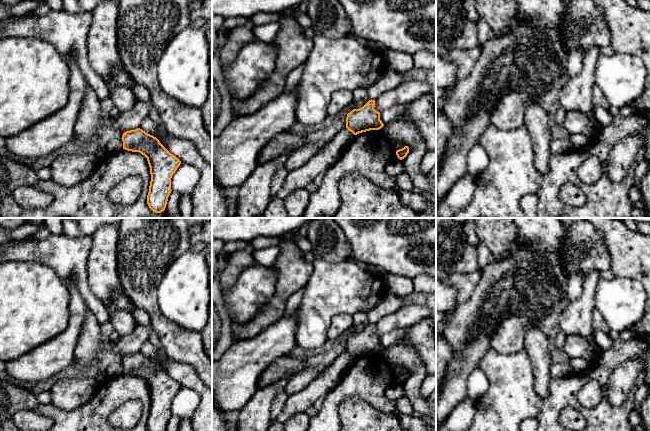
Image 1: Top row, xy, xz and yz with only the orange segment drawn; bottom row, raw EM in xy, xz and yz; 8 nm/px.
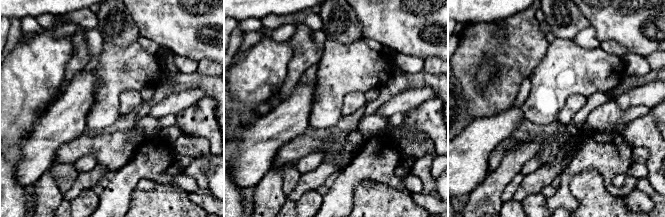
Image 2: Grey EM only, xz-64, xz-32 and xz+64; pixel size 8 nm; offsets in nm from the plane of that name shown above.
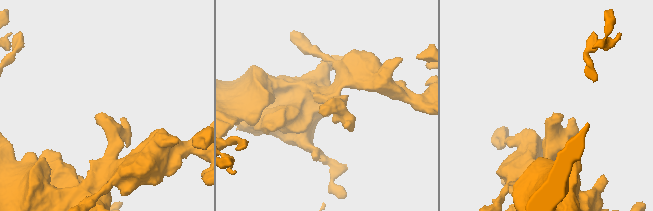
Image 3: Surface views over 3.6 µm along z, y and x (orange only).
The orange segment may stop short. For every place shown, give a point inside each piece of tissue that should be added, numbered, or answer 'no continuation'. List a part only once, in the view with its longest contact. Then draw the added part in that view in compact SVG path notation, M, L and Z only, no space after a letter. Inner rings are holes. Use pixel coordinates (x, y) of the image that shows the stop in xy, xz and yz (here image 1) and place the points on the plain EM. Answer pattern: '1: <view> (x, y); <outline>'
no continuation

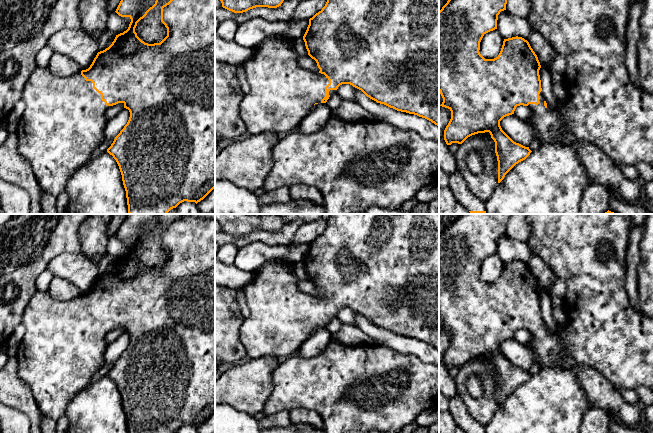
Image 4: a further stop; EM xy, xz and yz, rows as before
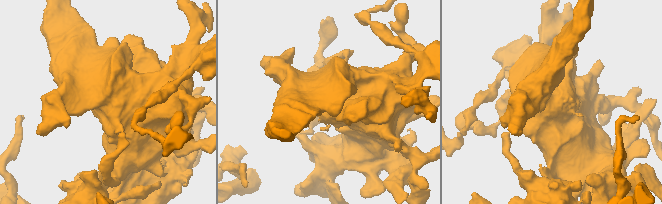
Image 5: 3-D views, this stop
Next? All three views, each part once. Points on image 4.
1: xy (63, 347); M37 291L22 316L25 335L16 352L18 374L30 388L35 405L53 420L66 414L66 408L73 396L89 384L91 378L104 364L104 352L107 347L106 334L110 330L101 324L101 318L93 312L91 305L85 304L81 295L71 300L58 300L48 292Z

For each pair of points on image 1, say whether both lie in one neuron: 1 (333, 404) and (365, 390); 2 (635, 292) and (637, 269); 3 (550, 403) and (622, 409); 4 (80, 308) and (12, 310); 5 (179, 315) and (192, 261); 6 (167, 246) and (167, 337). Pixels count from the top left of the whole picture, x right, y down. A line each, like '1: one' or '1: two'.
1: one
2: two
3: one
4: two
5: one
6: one

